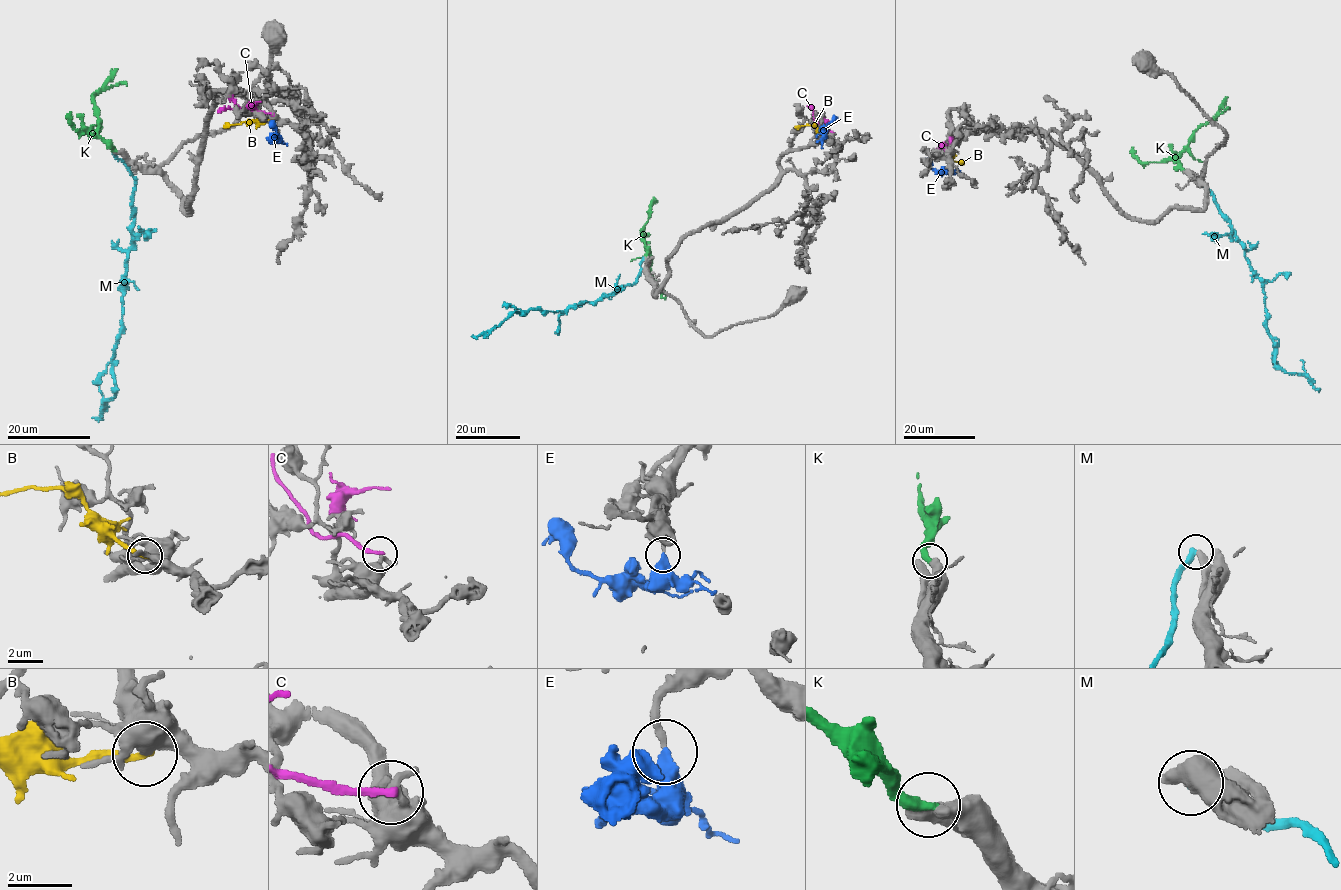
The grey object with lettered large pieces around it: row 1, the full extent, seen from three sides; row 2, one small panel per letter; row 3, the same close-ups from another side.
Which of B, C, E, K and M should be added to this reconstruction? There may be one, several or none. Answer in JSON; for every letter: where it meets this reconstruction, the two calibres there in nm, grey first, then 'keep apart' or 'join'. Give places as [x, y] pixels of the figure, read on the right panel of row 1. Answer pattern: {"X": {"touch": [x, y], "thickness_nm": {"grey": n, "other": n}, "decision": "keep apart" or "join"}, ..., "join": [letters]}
{"B": {"touch": [951, 156], "thickness_nm": {"grey": 440, "other": 220}, "decision": "keep apart"}, "C": {"touch": [945, 150], "thickness_nm": {"grey": 360, "other": 220}, "decision": "keep apart"}, "E": {"touch": [950, 166], "thickness_nm": {"grey": 190, "other": 440}, "decision": "join"}, "K": {"touch": [1185, 171], "thickness_nm": {"grey": 360, "other": 380}, "decision": "keep apart"}, "M": {"touch": [1186, 172], "thickness_nm": {"grey": 300, "other": 360}, "decision": "keep apart"}, "join": ["E"]}

